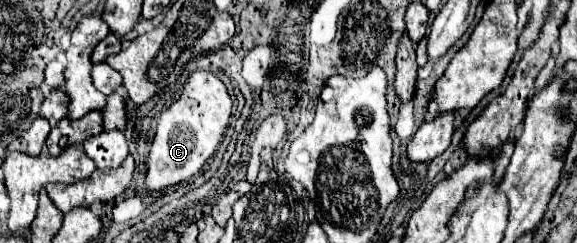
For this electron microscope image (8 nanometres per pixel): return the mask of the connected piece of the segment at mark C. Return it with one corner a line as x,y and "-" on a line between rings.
206,70
194,72
188,78
180,98
172,106
162,110
162,114
158,116
156,136
150,146
148,170
144,180
148,192
160,192
164,188
190,182
216,152
222,134
228,126
230,110
232,100
228,96
224,82
212,72

